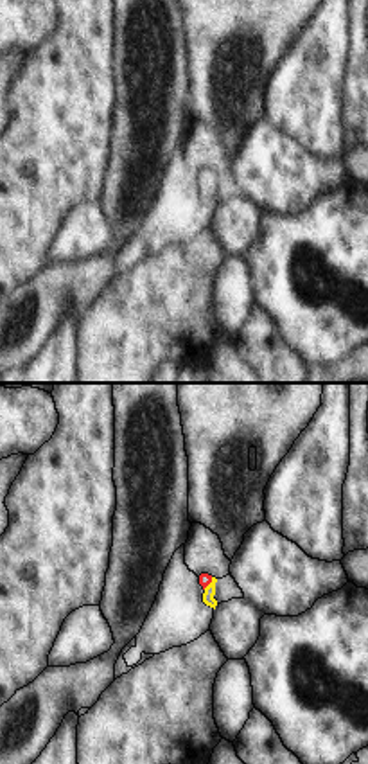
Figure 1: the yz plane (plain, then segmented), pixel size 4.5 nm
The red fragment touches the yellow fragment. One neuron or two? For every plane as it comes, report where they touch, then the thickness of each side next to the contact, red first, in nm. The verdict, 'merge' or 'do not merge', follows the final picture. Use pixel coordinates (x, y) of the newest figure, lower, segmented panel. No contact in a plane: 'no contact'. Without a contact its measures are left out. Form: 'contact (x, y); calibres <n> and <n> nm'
contact (209, 583); calibres 60 and 50 nm

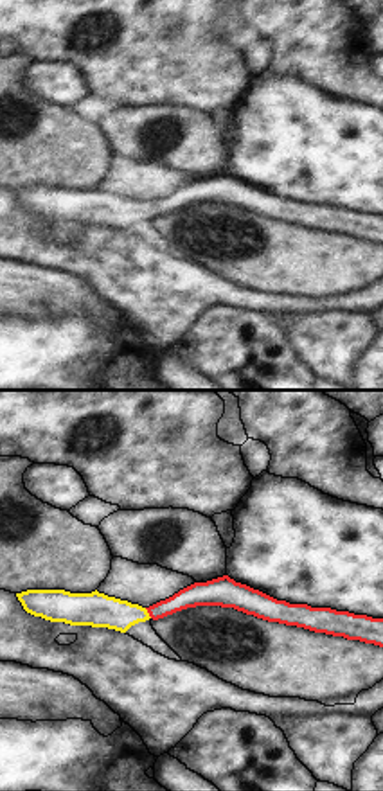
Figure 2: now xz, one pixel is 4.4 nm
contact (148, 612); calibres 110 and 160 nm

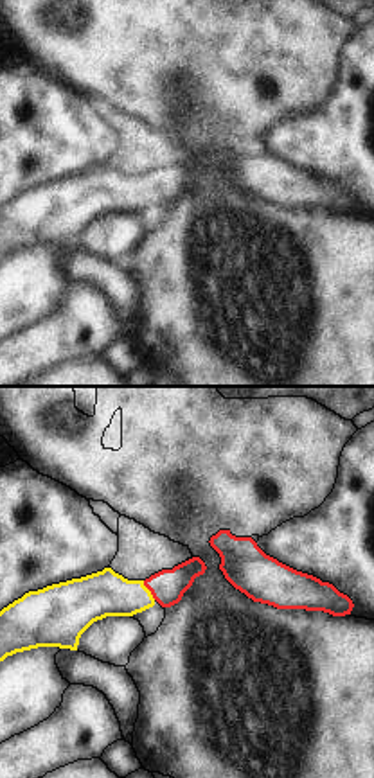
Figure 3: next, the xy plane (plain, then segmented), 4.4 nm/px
contact (148, 588); calibres 160 and 200 nm

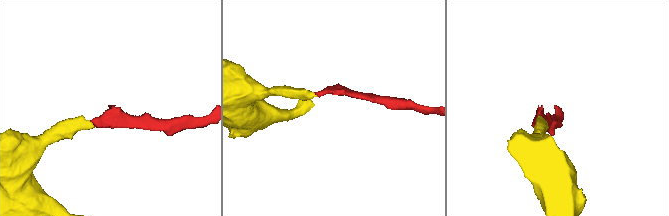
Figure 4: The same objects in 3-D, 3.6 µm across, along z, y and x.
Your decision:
merge

